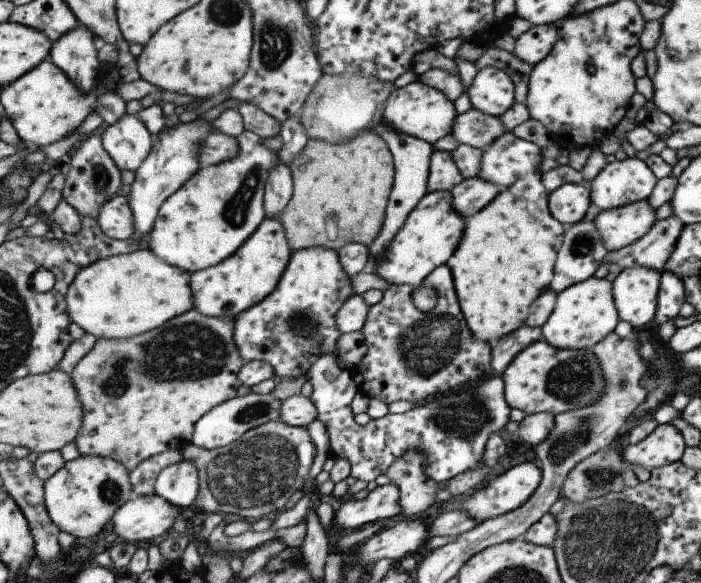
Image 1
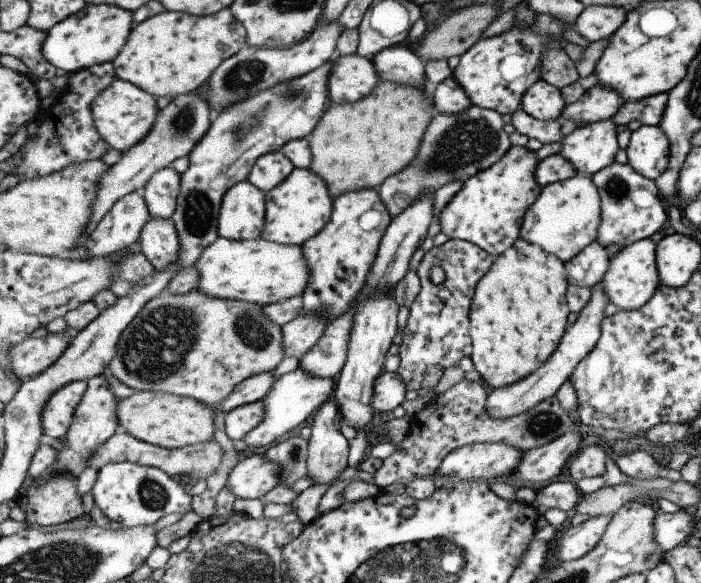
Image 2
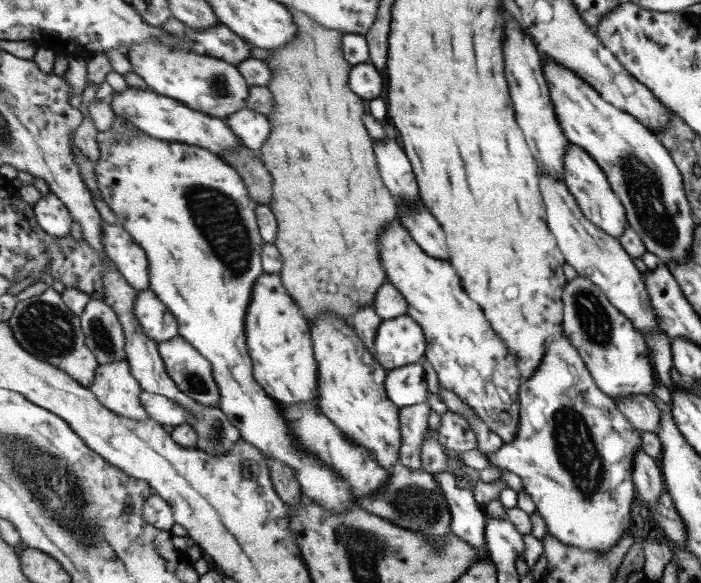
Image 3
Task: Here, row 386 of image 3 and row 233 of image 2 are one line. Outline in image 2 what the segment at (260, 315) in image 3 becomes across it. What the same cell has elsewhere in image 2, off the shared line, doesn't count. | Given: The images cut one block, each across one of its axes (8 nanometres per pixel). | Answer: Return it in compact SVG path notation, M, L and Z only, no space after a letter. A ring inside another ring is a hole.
M296 168L287 181L267 192L267 199L266 225L261 237L281 244L302 246L329 224L336 202L328 182L310 168Z

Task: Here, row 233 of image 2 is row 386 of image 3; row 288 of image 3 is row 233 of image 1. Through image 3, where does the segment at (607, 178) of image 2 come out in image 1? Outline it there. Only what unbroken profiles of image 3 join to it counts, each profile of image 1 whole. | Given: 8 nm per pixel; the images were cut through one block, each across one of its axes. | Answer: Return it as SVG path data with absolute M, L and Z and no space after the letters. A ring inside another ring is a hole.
M584 220L571 225L564 234L564 245L559 250L556 273L550 288L559 294L570 286L593 277L609 251L595 220Z

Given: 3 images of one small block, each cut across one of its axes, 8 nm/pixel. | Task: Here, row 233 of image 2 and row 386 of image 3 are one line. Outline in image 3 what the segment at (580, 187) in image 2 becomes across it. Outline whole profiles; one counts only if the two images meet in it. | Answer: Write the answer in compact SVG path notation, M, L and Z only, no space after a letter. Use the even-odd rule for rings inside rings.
M565 330L559 335L559 339L555 339L555 343L549 347L549 352L545 354L545 360L543 364L539 365L537 373L529 379L529 381L522 383L520 386L520 400L521 400L521 424L520 432L517 434L516 440L504 443L497 452L491 452L491 454L483 455L491 462L491 466L497 468L505 468L510 473L517 474L524 480L524 489L532 496L532 500L536 503L538 512L543 518L546 524L547 533L554 538L557 538L560 542L563 542L566 546L576 547L581 551L596 551L597 553L607 553L612 549L615 549L626 536L627 532L633 528L633 504L639 501L638 492L636 491L636 482L634 480L635 470L635 458L639 454L639 450L643 448L643 433L641 429L638 429L629 421L627 415L617 407L616 399L605 394L596 383L596 379L593 378L591 371L588 369L587 363L581 357L579 349L571 339L569 335L565 333Z

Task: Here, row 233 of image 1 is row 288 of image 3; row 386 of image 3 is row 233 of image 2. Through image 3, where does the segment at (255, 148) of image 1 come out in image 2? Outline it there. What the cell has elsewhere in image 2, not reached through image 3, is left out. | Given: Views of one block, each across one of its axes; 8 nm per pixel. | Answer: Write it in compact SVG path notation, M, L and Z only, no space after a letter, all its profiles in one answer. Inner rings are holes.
M241 181L225 195L220 212L220 236L234 241L258 239L264 234L267 192L251 181Z

